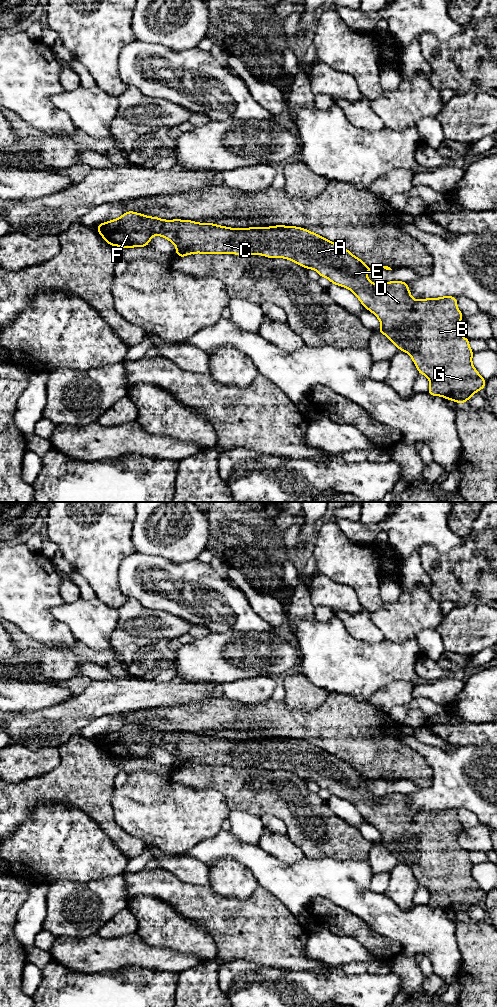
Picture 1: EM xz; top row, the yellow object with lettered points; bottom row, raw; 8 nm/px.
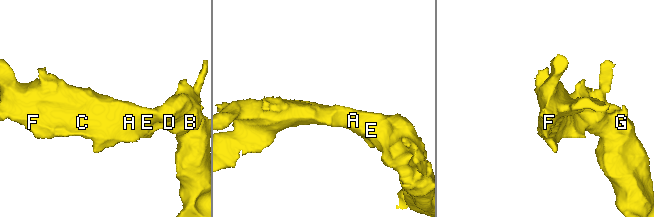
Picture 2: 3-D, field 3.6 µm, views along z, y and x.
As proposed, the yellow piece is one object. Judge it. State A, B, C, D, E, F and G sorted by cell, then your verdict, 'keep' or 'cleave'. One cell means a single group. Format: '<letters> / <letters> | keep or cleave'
A B C D E F G | keep

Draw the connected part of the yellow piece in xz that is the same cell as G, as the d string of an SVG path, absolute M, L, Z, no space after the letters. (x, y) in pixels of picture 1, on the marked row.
M133 211L124 213L117 219L101 223L97 226L98 233L111 246L122 248L146 247L155 235L168 239L176 246L178 257L189 254L237 254L237 255L264 255L268 258L285 258L306 269L313 269L321 277L328 278L332 284L345 287L352 291L360 300L364 308L371 311L381 322L378 330L386 335L399 349L409 354L418 369L418 373L425 375L430 382L428 393L432 396L441 396L448 400L463 404L469 398L483 389L486 381L472 365L473 351L469 346L469 339L458 331L458 325L463 315L457 307L457 299L453 296L441 298L415 300L412 298L406 282L391 281L384 284L375 284L367 277L372 267L366 266L362 259L355 257L349 250L301 227L271 226L251 228L229 228L213 223L198 223L192 220L164 220L150 217Z

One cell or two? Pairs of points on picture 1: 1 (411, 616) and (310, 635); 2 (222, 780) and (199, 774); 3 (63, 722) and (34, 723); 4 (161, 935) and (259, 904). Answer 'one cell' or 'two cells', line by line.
1: two cells
2: one cell
3: one cell
4: two cells

